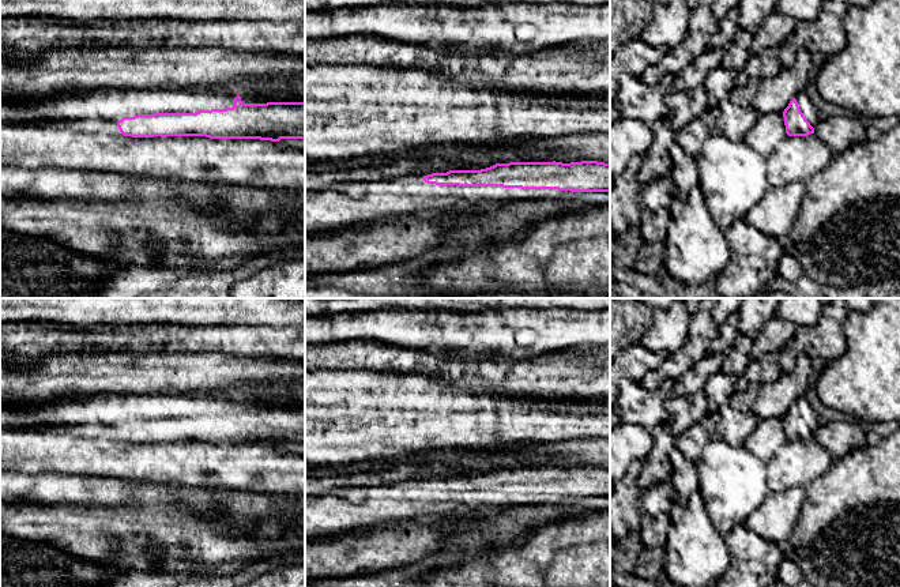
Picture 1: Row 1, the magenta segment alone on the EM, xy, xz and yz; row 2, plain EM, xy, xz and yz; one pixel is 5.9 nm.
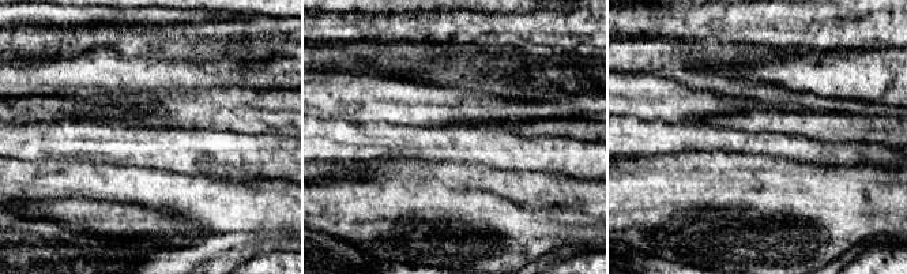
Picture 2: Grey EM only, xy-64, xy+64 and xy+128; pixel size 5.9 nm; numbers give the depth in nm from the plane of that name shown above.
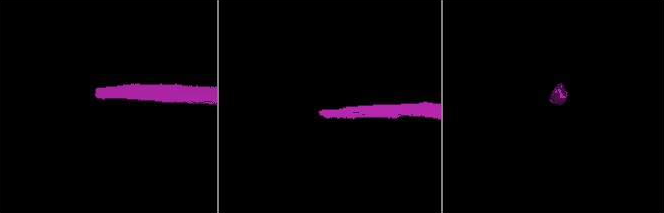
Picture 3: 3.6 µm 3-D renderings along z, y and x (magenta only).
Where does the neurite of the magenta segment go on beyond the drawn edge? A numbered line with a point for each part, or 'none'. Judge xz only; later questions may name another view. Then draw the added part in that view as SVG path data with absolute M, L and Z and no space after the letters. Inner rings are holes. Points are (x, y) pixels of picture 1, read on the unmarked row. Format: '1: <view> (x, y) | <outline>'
1: xz (324, 515) | M383 483L377 493L364 501L351 503L336 496L305 496L305 538L328 537L355 527L370 527L383 522L430 519L478 509L492 509L520 504L542 504L542 494L502 492L459 492L428 489L422 483L398 488Z

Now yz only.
1: yz (808, 413) | M801 396L795 402L795 404L799 410L801 417L806 422L806 425L810 428L813 433L816 433L820 428L820 424L822 422L818 414L816 413L816 410L811 407L811 404L807 402L805 396Z

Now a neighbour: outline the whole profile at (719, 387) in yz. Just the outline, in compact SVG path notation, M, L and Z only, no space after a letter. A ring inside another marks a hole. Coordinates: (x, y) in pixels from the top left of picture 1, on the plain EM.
M718 372L705 380L704 394L707 395L707 406L709 413L718 413L722 404L726 404L735 390L737 377L724 372Z

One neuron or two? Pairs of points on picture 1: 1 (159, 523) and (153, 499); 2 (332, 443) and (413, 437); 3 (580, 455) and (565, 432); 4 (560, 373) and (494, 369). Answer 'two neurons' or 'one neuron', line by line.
1: two neurons
2: one neuron
3: two neurons
4: one neuron

